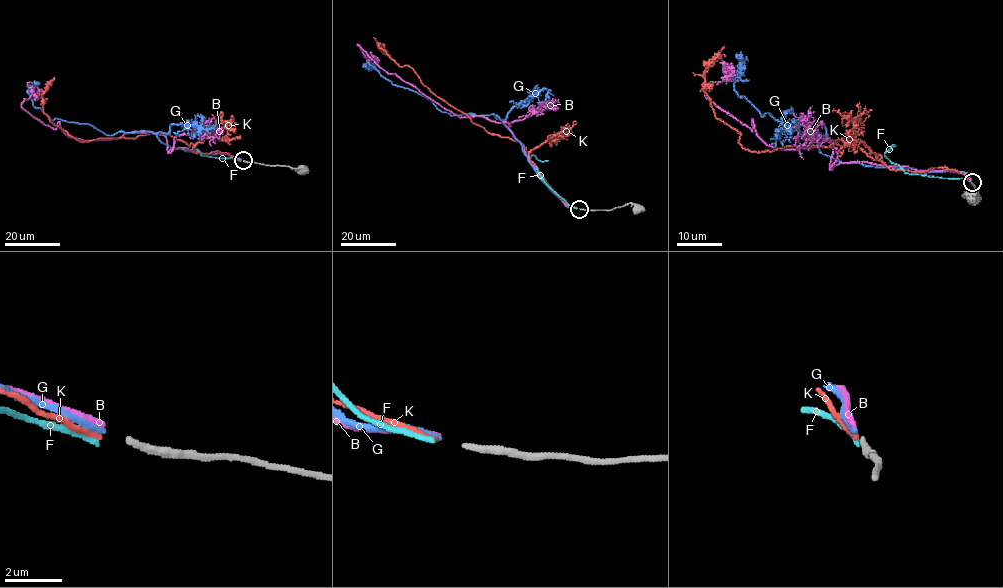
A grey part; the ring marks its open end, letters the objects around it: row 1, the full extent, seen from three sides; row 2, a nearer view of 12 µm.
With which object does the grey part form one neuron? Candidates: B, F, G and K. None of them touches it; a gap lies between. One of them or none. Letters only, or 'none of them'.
K

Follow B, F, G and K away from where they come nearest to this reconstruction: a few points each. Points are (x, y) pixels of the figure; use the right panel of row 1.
B: (971, 180), (832, 168), (829, 137), (768, 145), (704, 95), (725, 56)
F: (972, 182), (904, 172), (884, 153), (893, 146)
G: (971, 181), (964, 172), (824, 155), (820, 134), (815, 142), (763, 116), (736, 92), (739, 55)
K: (972, 182), (944, 168), (893, 170), (851, 138), (746, 150), (704, 90), (704, 73), (724, 46)

